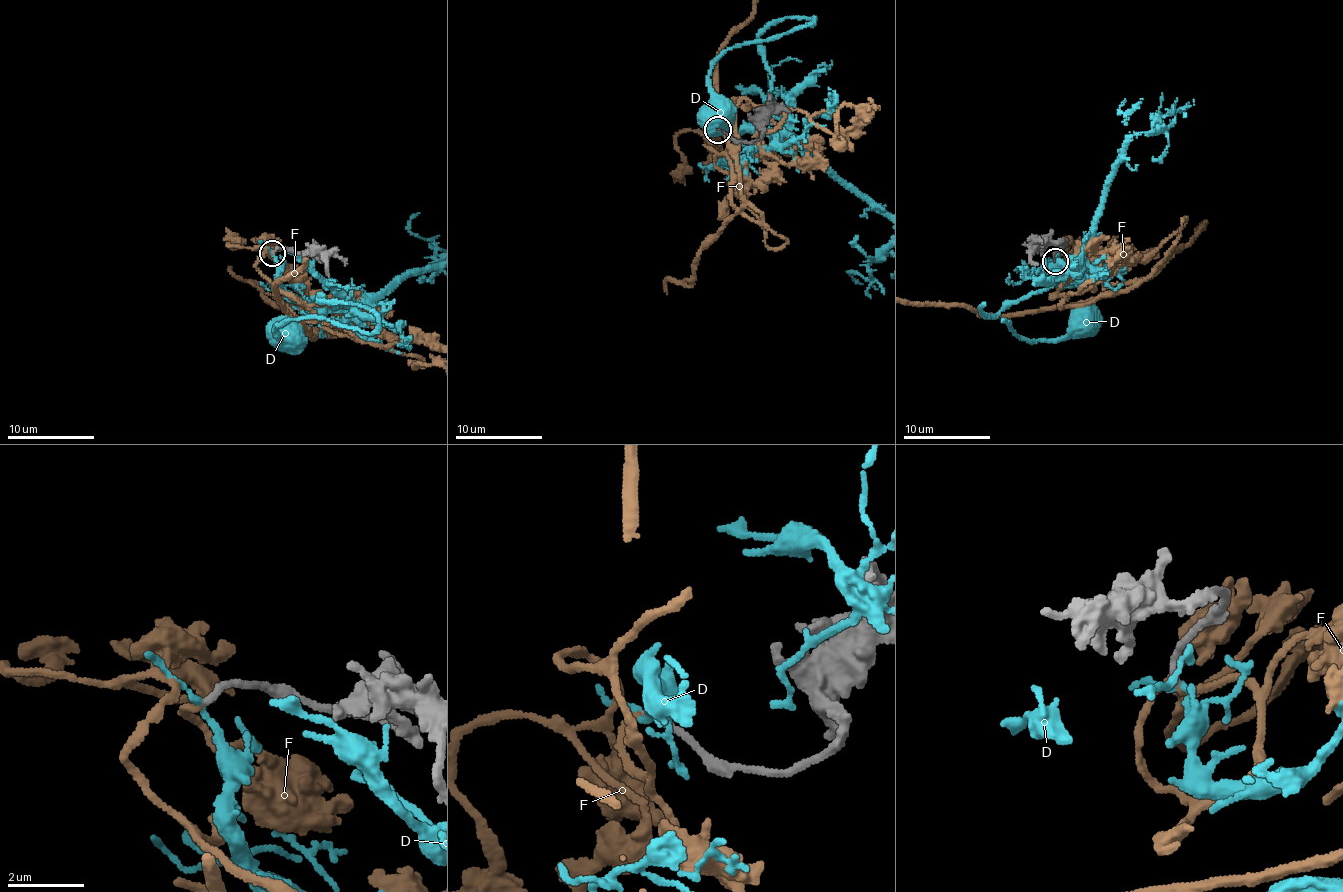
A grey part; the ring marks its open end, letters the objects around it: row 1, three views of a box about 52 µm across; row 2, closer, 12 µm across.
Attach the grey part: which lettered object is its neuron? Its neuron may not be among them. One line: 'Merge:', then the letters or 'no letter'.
Merge: F

